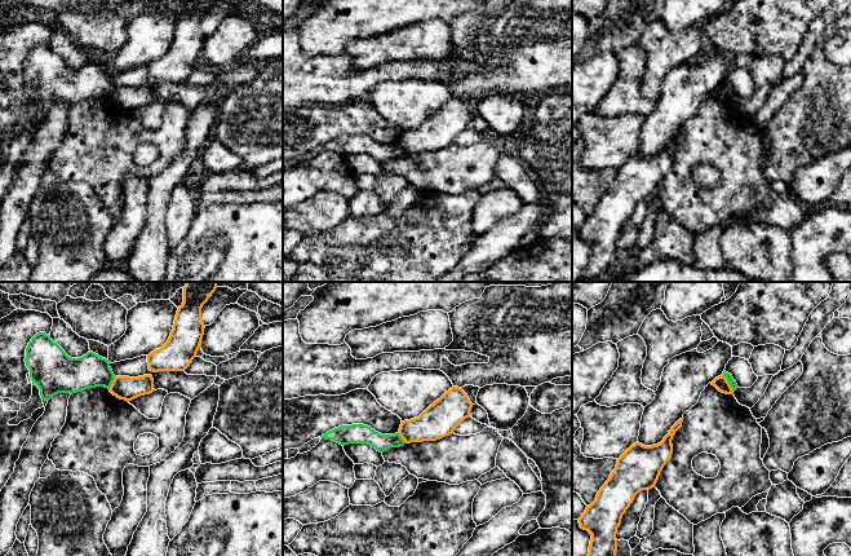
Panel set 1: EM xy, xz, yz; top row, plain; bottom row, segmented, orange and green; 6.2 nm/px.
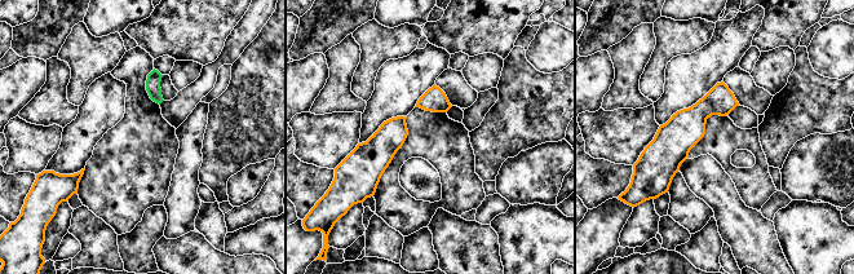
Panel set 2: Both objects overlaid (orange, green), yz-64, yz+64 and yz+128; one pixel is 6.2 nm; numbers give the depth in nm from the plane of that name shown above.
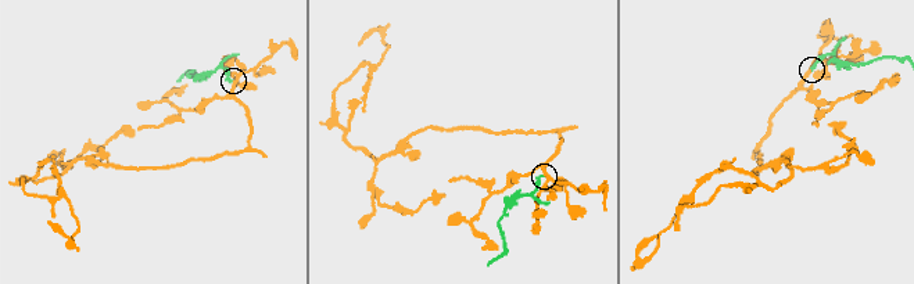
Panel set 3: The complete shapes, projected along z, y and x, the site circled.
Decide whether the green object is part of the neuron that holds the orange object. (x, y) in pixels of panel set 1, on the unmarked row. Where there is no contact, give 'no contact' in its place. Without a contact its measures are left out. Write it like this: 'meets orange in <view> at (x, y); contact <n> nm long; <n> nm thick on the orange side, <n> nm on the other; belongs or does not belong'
meets orange in yz at (728, 93); contact 130 nm long; 90 nm thick on the orange side, 50 nm on the other; does not belong

